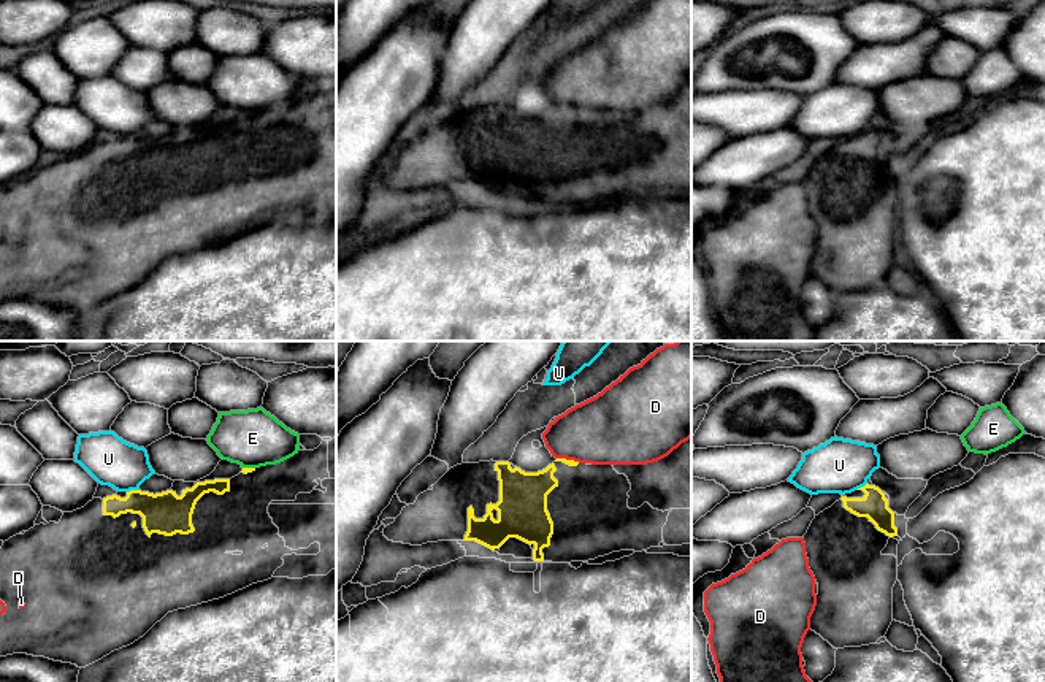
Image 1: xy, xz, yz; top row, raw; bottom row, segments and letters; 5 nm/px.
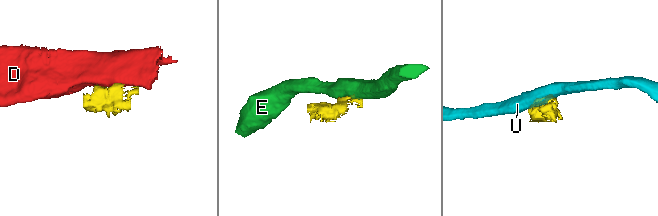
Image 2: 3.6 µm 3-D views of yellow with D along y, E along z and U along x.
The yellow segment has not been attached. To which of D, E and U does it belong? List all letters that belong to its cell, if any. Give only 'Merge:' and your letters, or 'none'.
Merge: none

